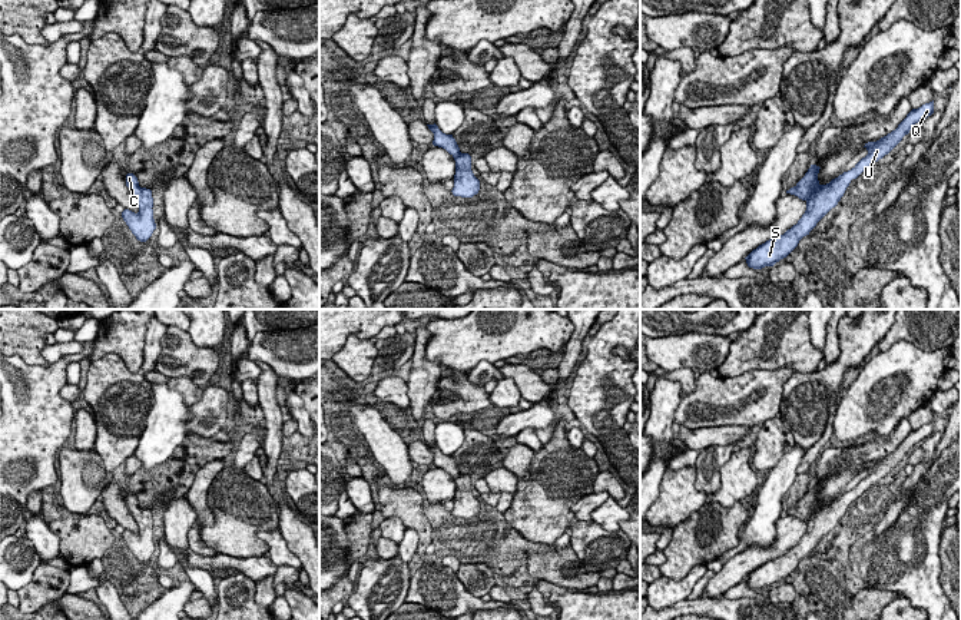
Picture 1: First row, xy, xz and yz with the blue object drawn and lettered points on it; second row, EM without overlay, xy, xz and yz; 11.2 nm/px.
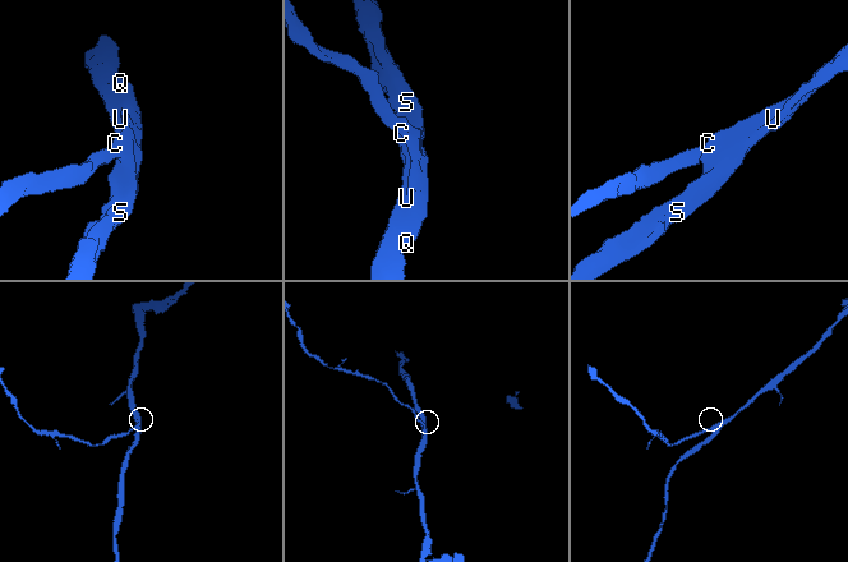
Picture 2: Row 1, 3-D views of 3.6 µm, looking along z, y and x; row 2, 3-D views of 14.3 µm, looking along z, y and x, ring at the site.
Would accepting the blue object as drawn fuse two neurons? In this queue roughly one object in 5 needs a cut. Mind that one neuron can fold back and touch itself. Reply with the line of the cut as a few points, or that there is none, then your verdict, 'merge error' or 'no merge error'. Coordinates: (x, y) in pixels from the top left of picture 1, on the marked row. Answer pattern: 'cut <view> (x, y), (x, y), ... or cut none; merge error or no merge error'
cut none; no merge error

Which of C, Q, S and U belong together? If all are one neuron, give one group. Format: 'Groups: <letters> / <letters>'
Groups: C Q S U

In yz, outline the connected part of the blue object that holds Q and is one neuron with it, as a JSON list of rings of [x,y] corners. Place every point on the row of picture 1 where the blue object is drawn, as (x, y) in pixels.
[[[934,100],[912,109],[895,130],[881,137],[877,142],[865,143],[868,155],[862,158],[851,170],[844,172],[826,185],[818,180],[819,166],[811,165],[805,176],[786,193],[795,195],[806,202],[806,210],[802,218],[788,229],[783,235],[766,241],[753,249],[745,259],[749,268],[762,269],[773,266],[781,259],[786,258],[799,243],[809,235],[816,223],[838,205],[852,179],[856,179],[872,163],[888,155],[915,123],[925,120],[934,113]]]

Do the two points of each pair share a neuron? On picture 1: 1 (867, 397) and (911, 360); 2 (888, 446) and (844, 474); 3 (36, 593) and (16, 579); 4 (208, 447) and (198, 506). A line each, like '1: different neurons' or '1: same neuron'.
1: same neuron
2: same neuron
3: different neurons
4: different neurons

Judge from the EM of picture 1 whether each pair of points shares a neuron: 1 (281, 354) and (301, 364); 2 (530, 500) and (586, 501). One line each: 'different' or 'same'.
1: same
2: different

